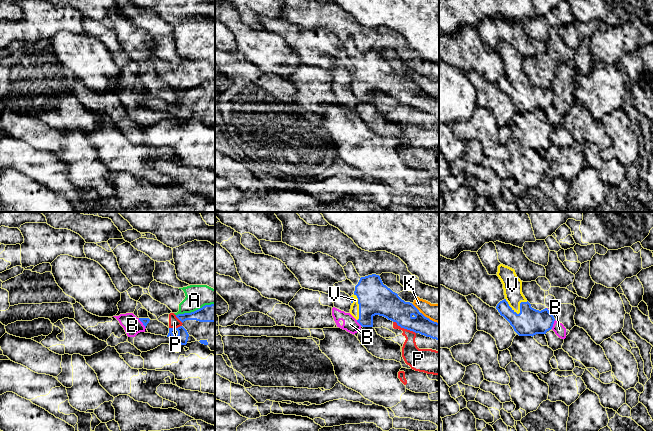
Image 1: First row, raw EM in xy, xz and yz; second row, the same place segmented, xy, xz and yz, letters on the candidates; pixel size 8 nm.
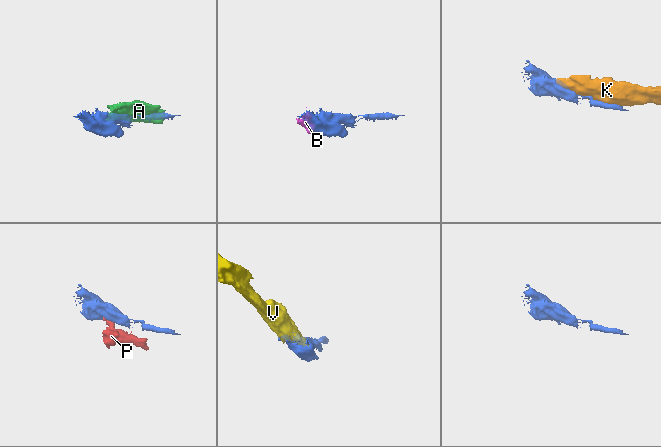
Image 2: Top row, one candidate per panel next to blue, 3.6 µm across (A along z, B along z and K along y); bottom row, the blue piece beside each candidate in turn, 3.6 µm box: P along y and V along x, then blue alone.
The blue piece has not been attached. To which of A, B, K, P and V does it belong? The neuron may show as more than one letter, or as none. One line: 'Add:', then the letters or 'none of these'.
Add: V

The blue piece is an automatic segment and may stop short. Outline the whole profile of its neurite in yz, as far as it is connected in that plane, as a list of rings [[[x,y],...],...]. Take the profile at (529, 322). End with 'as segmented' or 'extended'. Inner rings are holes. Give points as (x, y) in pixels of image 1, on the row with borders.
[[[500,264],[497,276],[503,284],[505,299],[497,304],[496,309],[519,336],[533,337],[552,329],[554,316],[547,308],[539,311],[531,307],[522,293],[522,281],[514,269]]]; extended

